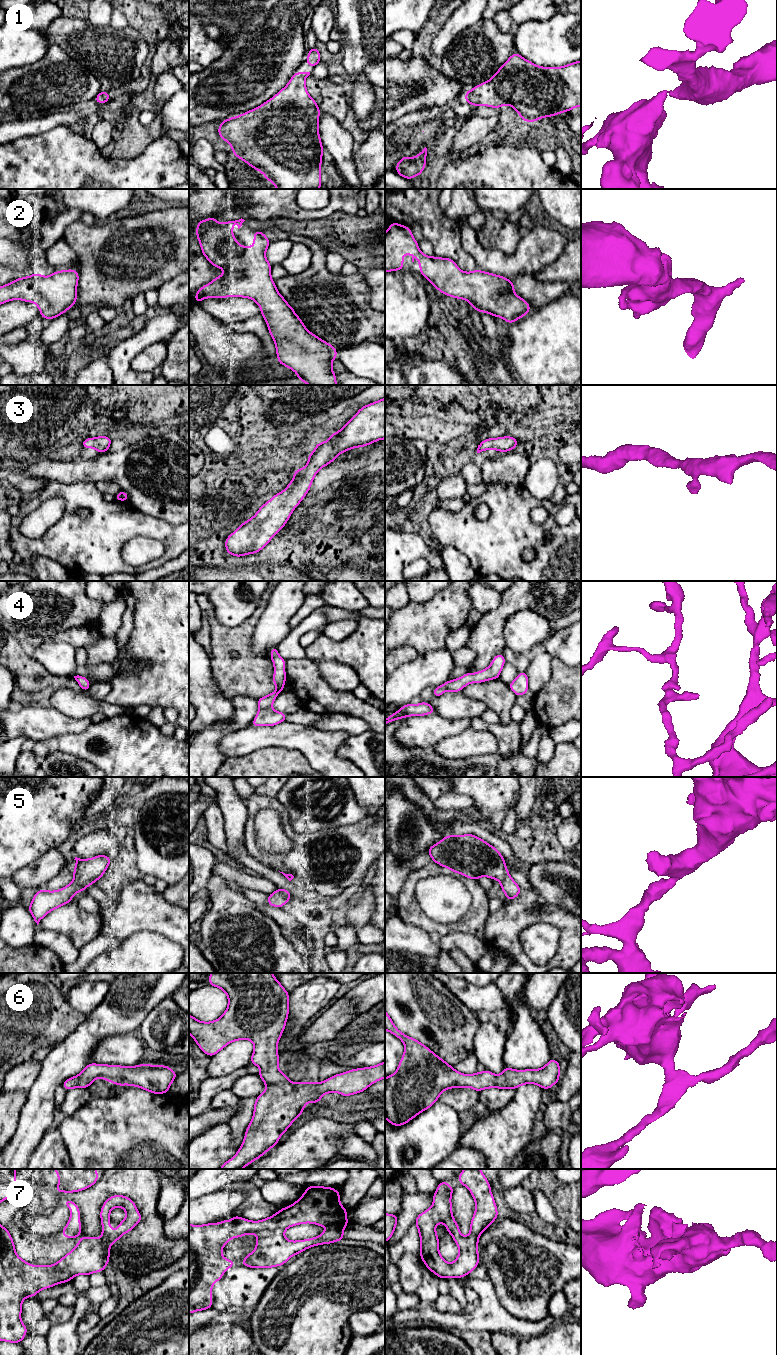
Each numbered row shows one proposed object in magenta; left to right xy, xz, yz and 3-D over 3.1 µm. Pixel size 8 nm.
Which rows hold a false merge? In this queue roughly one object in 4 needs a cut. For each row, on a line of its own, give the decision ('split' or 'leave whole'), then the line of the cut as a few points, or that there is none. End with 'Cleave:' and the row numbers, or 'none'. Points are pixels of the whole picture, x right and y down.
1: leave whole | no cut
2: leave whole | no cut
3: leave whole | no cut
4: leave whole | no cut
5: leave whole | no cut
6: leave whole | no cut
7: leave whole | no cut
Cleave: none

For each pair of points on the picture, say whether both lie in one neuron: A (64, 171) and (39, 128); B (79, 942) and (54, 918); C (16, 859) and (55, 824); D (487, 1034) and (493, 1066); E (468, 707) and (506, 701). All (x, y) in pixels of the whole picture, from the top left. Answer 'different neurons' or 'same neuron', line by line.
A: different neurons
B: same neuron
C: same neuron
D: same neuron
E: different neurons

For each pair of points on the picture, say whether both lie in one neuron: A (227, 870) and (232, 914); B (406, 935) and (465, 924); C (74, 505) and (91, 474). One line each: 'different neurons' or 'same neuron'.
A: different neurons
B: different neurons
C: different neurons

